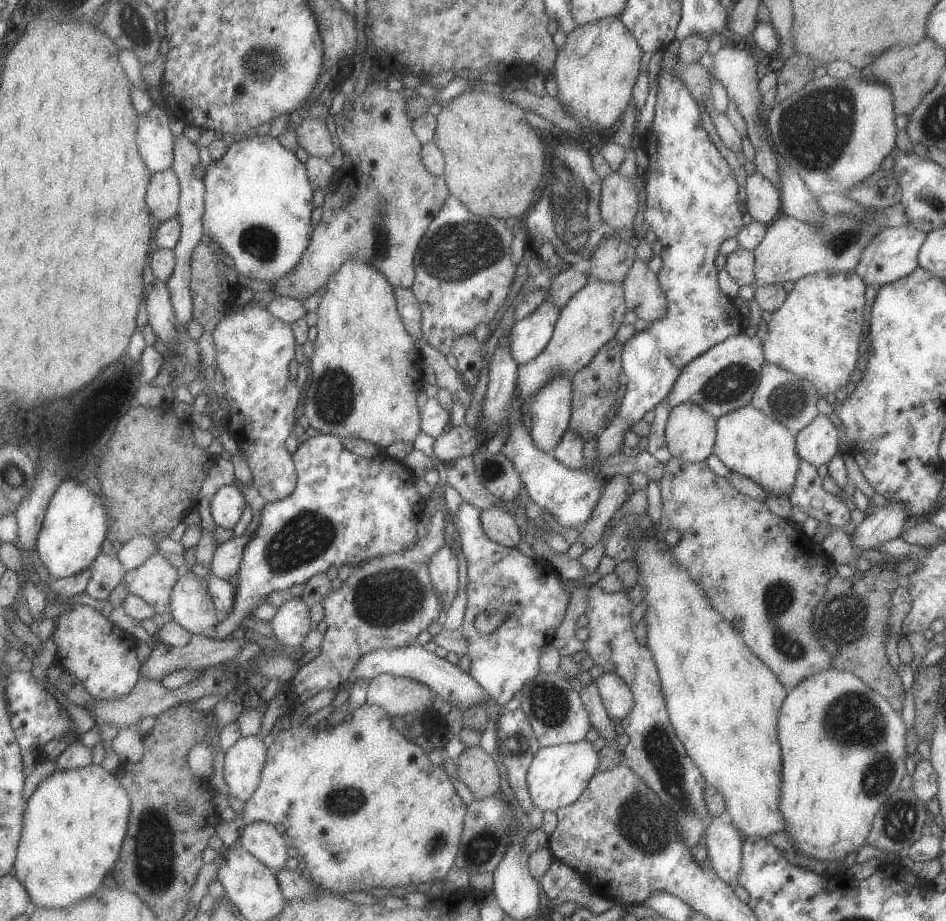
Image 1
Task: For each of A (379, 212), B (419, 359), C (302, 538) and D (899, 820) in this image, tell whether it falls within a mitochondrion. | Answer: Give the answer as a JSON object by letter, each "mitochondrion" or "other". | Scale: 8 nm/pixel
{"A":"mitochondrion","B":"other","C":"mitochondrion","D":"mitochondrion"}

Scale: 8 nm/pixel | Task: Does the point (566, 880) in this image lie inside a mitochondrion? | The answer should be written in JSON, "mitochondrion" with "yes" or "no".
{"mitochondrion":"no"}

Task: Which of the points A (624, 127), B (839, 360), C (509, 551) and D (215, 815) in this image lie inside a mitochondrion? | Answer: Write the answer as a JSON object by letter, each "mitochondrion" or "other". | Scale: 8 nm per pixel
{"A":"other","B":"other","C":"other","D":"other"}

